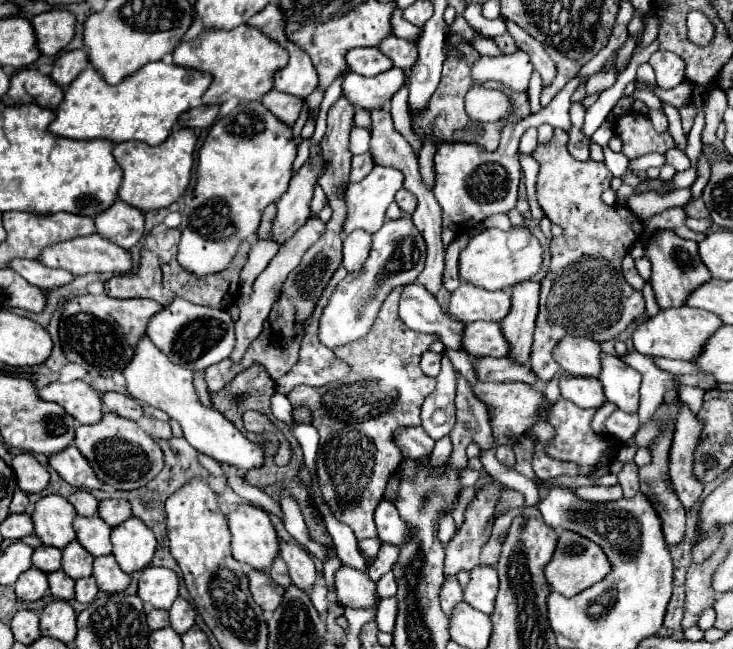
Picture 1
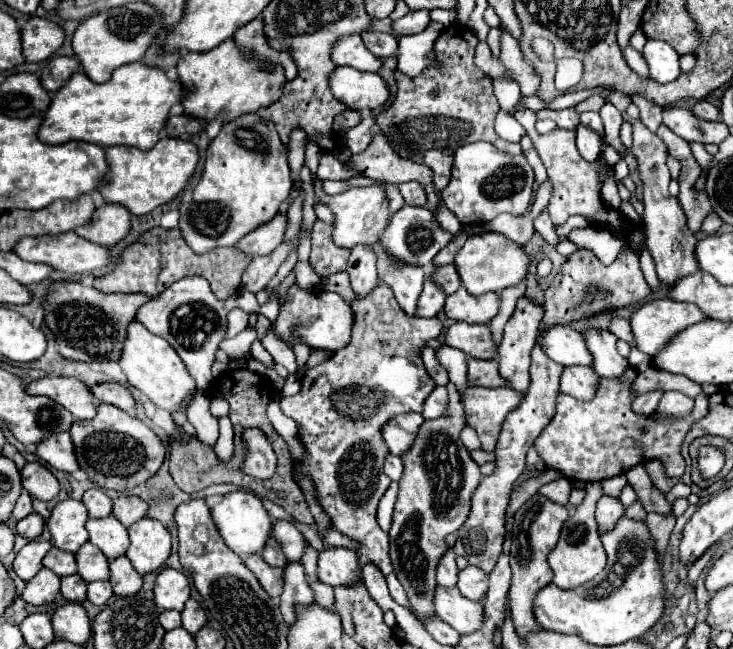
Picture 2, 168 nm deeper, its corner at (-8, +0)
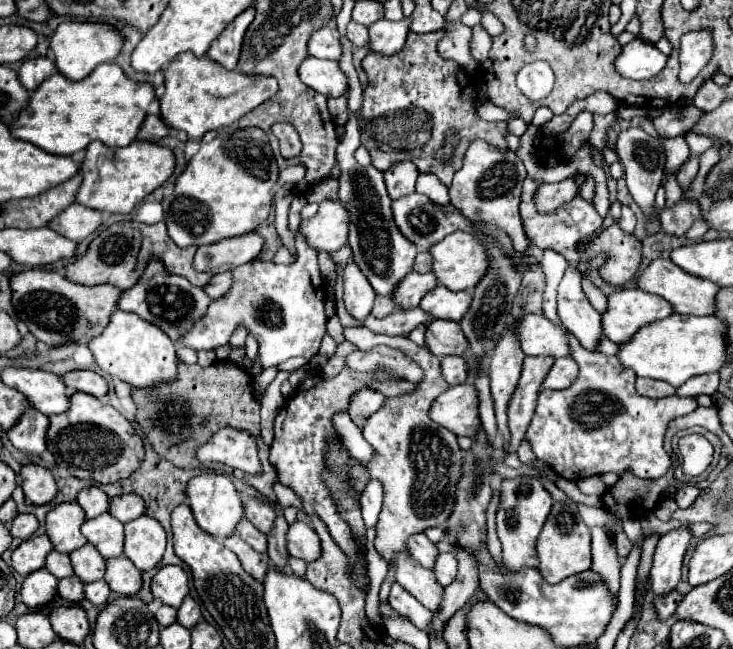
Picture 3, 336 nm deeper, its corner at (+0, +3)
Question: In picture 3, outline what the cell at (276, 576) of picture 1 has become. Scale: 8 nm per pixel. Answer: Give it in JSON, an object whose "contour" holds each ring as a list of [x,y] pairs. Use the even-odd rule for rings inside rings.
{"contour":[[[242,517],[242,521],[238,521],[238,529],[236,533],[256,551],[264,553],[266,551],[266,535],[262,531],[258,531],[254,525],[250,525],[250,521],[246,521],[246,517]]]}

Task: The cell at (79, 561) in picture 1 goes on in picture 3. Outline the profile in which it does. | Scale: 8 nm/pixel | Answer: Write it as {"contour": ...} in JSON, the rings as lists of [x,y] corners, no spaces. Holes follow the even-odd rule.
{"contour":[[[86,543],[84,547],[76,549],[70,553],[72,559],[72,567],[74,573],[84,581],[84,583],[92,583],[104,577],[104,559],[98,553],[98,549],[92,543]]]}

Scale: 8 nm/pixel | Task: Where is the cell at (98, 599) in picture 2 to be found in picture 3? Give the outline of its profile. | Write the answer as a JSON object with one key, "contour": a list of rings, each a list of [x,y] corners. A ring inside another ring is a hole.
{"contour":[[[104,579],[94,581],[94,583],[88,583],[88,585],[84,587],[84,593],[86,593],[86,599],[88,599],[92,605],[106,605],[108,599],[110,599],[110,595],[112,595],[112,591],[110,591],[110,587],[106,585]]]}

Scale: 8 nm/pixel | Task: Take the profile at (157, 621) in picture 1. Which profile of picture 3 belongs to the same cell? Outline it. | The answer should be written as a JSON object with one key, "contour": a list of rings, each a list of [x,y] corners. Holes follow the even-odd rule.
{"contour":[[[162,605],[158,611],[156,611],[156,621],[162,625],[162,627],[168,627],[176,621],[176,609],[174,607],[168,607],[168,605]]]}

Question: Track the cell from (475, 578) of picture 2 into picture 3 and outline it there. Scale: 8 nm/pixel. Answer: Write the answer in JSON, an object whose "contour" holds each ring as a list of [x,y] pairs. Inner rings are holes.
{"contour":[[[438,553],[436,563],[434,563],[436,581],[446,587],[446,585],[450,585],[450,581],[454,581],[456,573],[458,573],[458,561],[456,561],[454,553]]]}

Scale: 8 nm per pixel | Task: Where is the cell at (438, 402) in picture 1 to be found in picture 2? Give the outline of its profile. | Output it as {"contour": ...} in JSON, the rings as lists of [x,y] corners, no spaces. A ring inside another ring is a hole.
{"contour":[[[436,386],[434,392],[424,402],[422,416],[426,420],[434,420],[436,416],[446,416],[446,412],[448,412],[446,400],[448,400],[448,388],[446,386]]]}

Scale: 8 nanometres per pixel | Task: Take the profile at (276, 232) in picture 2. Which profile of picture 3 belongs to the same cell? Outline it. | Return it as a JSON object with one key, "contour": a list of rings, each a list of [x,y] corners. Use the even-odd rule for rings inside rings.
{"contour":[[[246,233],[214,245],[202,245],[194,255],[194,269],[208,271],[212,275],[232,271],[234,267],[256,259],[262,243],[264,239],[258,233]]]}

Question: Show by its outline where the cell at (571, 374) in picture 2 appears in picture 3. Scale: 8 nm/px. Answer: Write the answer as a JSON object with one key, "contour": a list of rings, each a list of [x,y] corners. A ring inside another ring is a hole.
{"contour":[[[560,357],[550,367],[550,373],[542,381],[542,389],[566,389],[578,375],[578,365],[572,357]]]}

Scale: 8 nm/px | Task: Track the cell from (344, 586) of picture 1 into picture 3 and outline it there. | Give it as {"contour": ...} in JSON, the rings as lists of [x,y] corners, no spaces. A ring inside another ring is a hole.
{"contour":[[[296,519],[294,523],[288,525],[288,533],[286,533],[286,545],[288,551],[294,557],[302,557],[308,563],[316,561],[320,557],[320,545],[318,545],[318,535],[314,533],[314,529],[310,529],[310,525],[306,521]]]}

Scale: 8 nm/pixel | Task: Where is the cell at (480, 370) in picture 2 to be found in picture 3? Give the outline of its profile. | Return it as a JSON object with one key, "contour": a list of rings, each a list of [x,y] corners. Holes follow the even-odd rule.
{"contour":[[[442,357],[440,369],[442,369],[442,377],[446,379],[448,385],[460,385],[468,379],[468,375],[466,375],[468,369],[466,369],[464,357]]]}

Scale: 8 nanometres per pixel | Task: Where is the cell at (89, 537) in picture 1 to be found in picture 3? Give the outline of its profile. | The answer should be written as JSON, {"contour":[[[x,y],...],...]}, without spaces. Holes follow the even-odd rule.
{"contour":[[[110,513],[86,519],[82,525],[84,537],[100,551],[104,559],[120,557],[124,545],[124,525]]]}

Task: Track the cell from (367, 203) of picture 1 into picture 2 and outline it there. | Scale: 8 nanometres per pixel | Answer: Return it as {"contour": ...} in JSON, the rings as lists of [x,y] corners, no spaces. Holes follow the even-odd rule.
{"contour":[[[322,180],[316,182],[316,196],[334,212],[336,222],[334,222],[334,242],[340,248],[354,248],[356,244],[372,246],[374,242],[380,240],[380,234],[386,230],[386,224],[390,222],[390,208],[388,208],[388,196],[386,190],[376,184],[376,186],[366,186],[366,188],[350,188],[342,194],[322,194],[320,190]]]}

